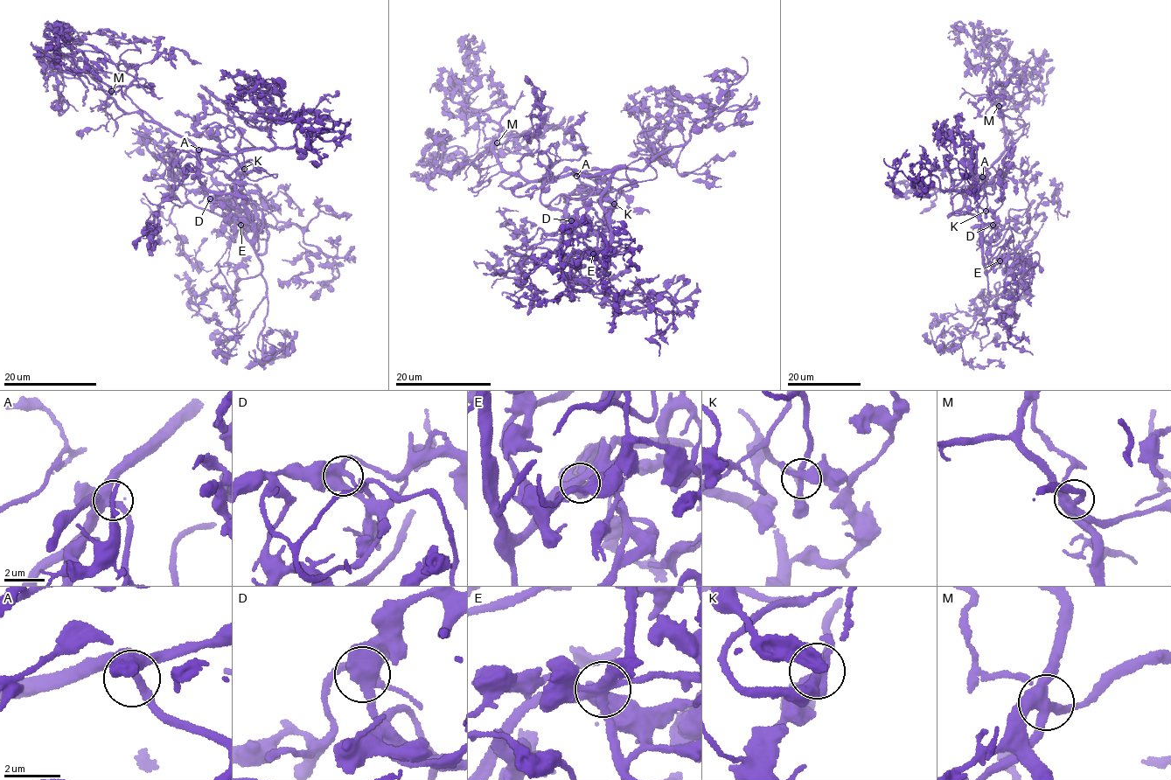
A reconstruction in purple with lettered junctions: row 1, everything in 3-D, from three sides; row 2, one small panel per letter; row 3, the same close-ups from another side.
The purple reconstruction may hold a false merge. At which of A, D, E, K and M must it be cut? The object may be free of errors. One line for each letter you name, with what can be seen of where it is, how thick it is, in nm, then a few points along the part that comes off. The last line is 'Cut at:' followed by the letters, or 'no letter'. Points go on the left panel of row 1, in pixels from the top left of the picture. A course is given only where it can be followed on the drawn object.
Cut at: no letter

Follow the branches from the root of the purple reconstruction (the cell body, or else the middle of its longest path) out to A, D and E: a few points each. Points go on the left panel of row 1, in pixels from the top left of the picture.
A: (223, 192), (207, 190), (203, 185), (199, 173), (198, 149)
D: (223, 192), (233, 193), (236, 185), (233, 189), (240, 191), (242, 186), (233, 191), (236, 208), (210, 198)
E: (223, 192), (233, 193), (236, 185), (232, 187), (240, 195), (250, 219), (252, 239), (247, 239), (240, 225)

